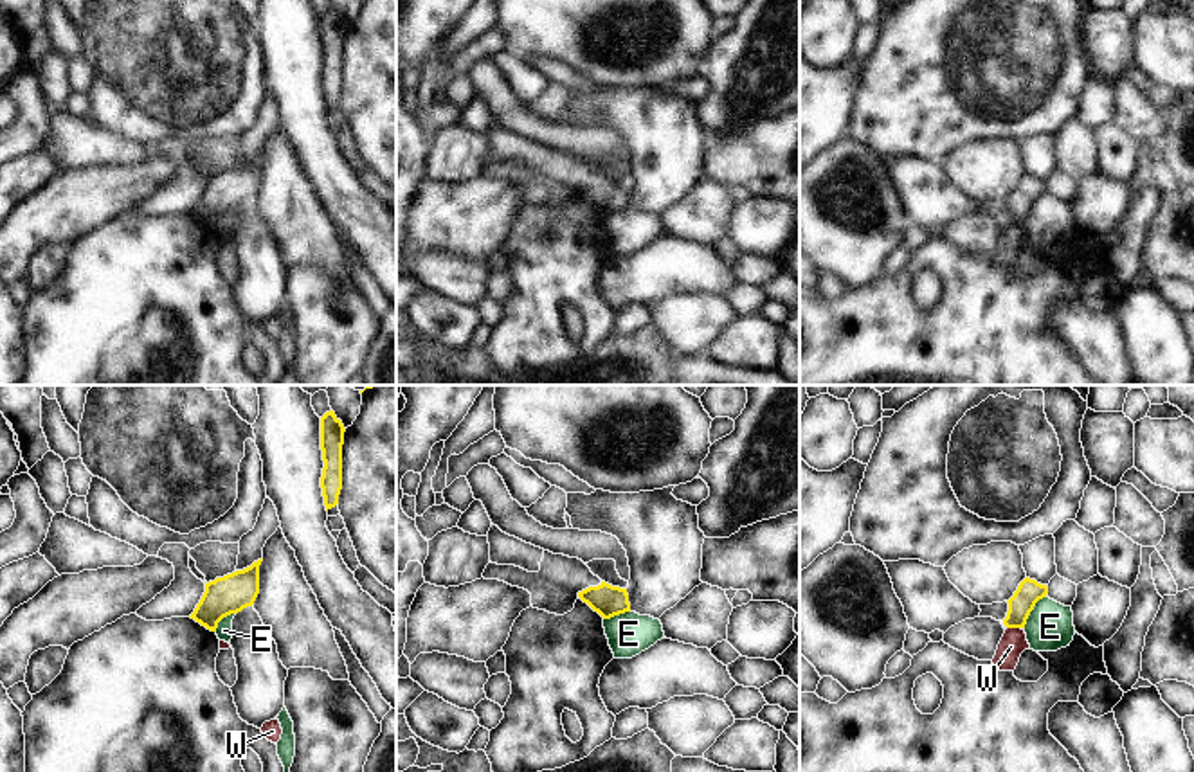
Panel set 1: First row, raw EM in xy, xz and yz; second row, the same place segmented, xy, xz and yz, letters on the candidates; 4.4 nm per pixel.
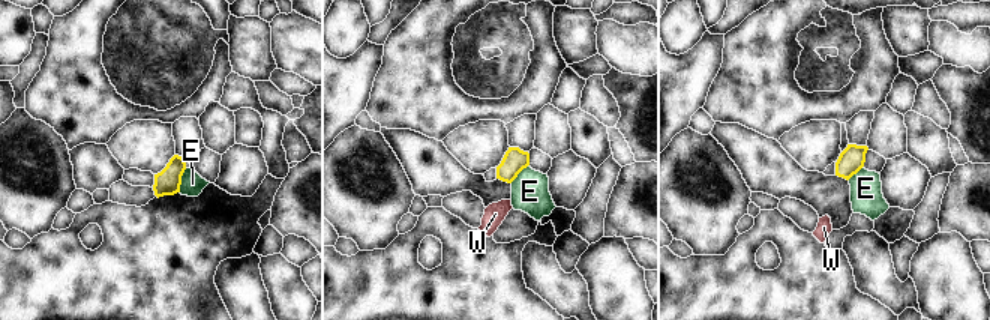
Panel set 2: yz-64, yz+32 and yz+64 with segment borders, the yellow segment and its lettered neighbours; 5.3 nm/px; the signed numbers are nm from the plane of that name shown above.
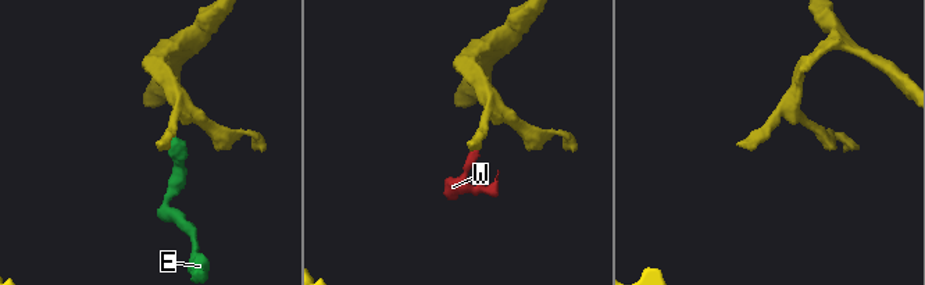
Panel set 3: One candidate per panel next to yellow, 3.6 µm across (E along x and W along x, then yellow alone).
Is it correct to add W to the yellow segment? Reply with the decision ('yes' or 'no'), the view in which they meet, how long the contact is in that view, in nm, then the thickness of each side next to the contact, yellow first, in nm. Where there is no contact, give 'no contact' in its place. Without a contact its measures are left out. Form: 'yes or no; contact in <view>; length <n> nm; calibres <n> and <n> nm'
no; contact in yz; length 60 nm; calibres 110 and 120 nm

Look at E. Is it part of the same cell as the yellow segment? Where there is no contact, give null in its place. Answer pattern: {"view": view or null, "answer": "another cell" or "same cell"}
{"view": "yz", "answer": "another cell"}

